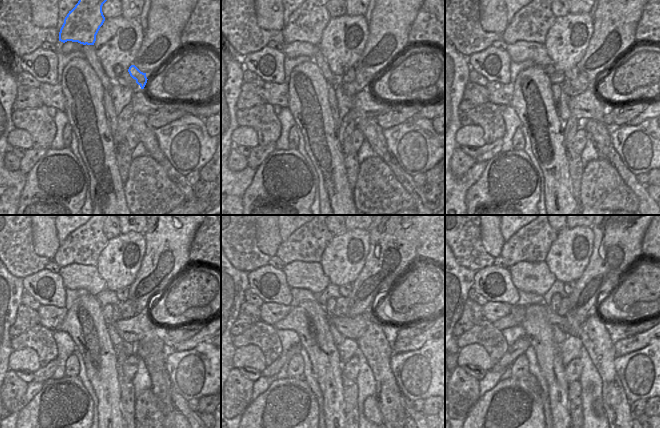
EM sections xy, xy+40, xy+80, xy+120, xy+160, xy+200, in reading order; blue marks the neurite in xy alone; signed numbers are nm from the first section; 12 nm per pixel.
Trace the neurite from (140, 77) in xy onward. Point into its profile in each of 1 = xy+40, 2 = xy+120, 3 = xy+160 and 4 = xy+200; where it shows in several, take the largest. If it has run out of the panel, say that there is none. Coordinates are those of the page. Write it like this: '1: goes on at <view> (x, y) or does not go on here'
1: goes on at xy+40 (361, 82)
2: goes on at xy+120 (123, 309)
3: goes on at xy+160 (343, 303)
4: goes on at xy+200 (565, 303)

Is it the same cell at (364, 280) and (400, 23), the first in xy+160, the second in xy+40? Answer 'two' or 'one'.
one

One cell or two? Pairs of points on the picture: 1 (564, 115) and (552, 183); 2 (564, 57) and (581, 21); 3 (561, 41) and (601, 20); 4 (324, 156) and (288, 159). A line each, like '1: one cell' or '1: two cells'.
1: two cells
2: one cell
3: two cells
4: two cells

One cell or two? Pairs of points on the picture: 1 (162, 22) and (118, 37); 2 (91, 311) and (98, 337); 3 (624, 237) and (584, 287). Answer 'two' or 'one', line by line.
1: two
2: one
3: one

